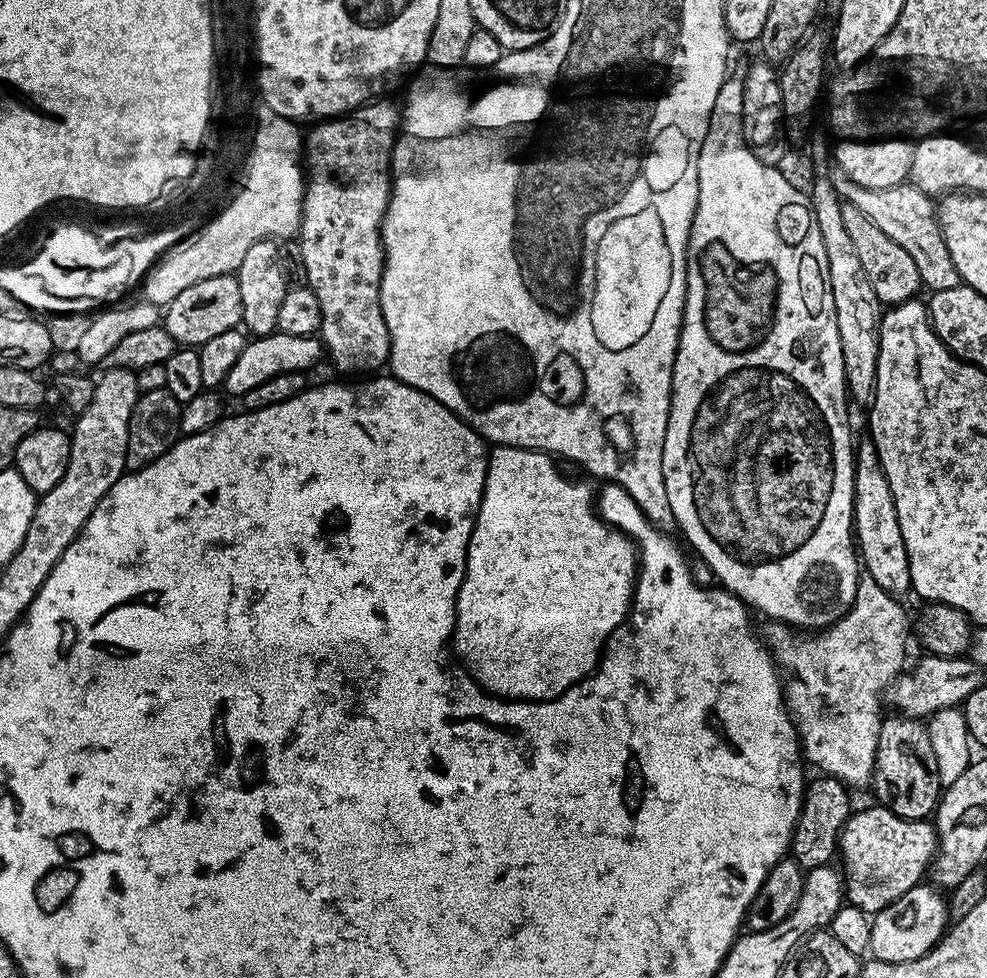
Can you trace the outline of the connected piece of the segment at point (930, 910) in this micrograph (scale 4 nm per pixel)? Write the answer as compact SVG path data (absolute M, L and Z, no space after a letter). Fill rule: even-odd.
M924 887L910 889L902 894L902 898L898 898L898 902L871 917L870 952L875 959L882 962L910 962L922 958L935 944L940 943L950 924L948 905L935 887Z

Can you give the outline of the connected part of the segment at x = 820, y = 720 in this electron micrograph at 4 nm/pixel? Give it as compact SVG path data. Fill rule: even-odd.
M864 574L858 582L852 608L835 624L815 634L779 622L765 623L764 632L762 628L762 639L776 662L786 703L794 717L803 759L820 768L816 770L823 775L841 780L853 789L863 789L871 781L882 723L880 695L889 691L892 681L905 667L904 659L908 656L910 616L908 620L902 605L899 599L878 586L874 578Z

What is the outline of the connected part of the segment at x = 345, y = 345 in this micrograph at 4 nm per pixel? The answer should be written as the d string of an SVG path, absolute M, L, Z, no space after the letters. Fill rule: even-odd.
M377 98L353 112L313 123L312 133L309 136L307 133L302 148L306 183L298 243L302 262L306 262L307 287L314 290L314 298L318 298L318 306L322 306L318 336L326 349L327 359L329 356L340 372L372 374L380 370L375 368L389 363L390 330L386 330L386 318L382 318L380 305L380 279L384 273L384 243L380 240L380 227L392 193L392 151L401 119L402 112L397 105L395 108L388 98Z

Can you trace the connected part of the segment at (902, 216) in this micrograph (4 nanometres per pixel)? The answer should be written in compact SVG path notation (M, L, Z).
M839 170L831 173L832 185L841 201L858 206L886 238L894 238L910 258L914 258L914 266L918 266L921 285L929 293L938 290L950 290L962 283L958 270L954 266L954 258L950 258L950 250L946 250L946 238L940 229L940 218L933 197L927 196L918 186L905 182L898 186L890 186L886 190L866 190L852 184Z

